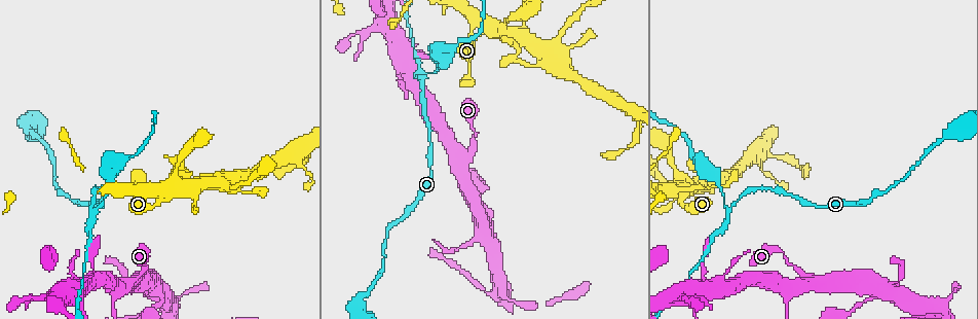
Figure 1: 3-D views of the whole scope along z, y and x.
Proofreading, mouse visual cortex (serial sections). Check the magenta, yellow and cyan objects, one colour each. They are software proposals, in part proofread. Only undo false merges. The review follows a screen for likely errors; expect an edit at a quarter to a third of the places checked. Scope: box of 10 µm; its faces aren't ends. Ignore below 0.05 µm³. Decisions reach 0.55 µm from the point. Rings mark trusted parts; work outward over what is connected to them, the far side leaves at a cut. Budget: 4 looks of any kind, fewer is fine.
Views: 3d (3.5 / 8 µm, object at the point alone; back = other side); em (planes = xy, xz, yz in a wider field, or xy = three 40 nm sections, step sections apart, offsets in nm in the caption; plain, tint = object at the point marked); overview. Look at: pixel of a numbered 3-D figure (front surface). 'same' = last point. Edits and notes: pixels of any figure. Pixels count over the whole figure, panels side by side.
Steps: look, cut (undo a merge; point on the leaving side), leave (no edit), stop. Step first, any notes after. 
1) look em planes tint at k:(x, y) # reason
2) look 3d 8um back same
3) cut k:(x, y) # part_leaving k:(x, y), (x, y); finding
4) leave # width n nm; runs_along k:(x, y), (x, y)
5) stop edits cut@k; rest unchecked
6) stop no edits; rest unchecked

look em xy step 5 tint at 1:(679, 196) # abrupt turn

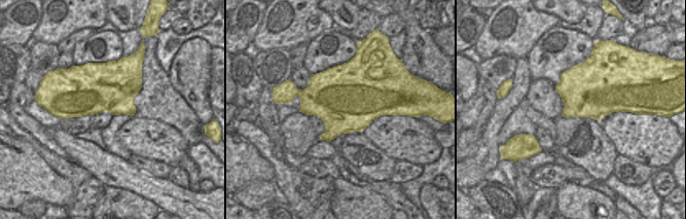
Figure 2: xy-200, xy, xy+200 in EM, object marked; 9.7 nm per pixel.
look 3d 3.5um same # wider look

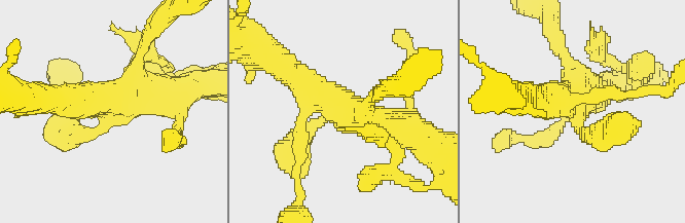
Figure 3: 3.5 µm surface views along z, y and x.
leave # runs_along 3:(65, 129), (94, 134), (129, 96), (176, 96); all the same cell

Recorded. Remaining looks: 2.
look 3d 8um at 1:(423, 77) # three arms meet

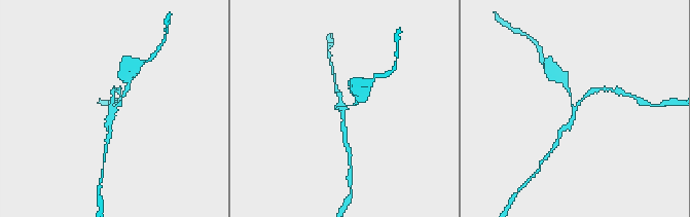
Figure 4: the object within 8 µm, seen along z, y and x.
look em planes tint same # now the EM

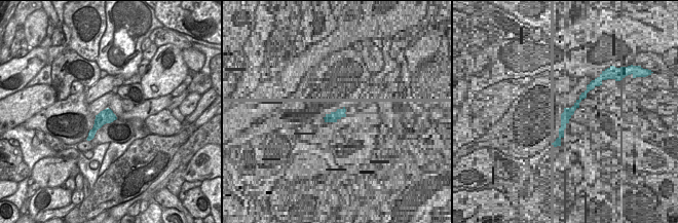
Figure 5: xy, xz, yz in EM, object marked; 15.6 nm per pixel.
cut 4:(565, 80) # two cells meet here

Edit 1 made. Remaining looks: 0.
stop edits cut@4; rest unchecked

